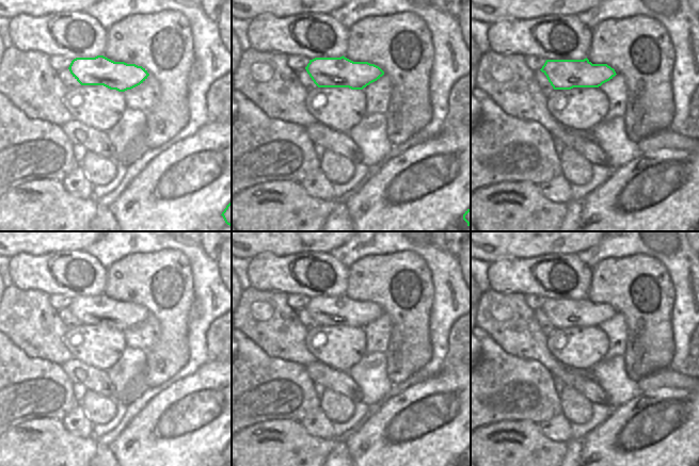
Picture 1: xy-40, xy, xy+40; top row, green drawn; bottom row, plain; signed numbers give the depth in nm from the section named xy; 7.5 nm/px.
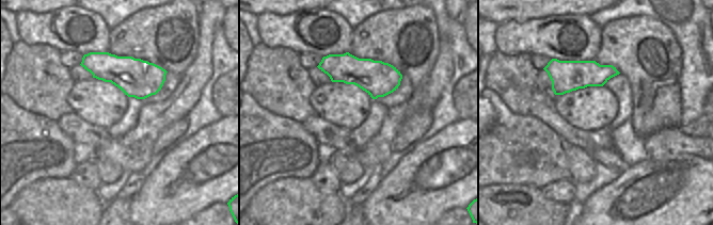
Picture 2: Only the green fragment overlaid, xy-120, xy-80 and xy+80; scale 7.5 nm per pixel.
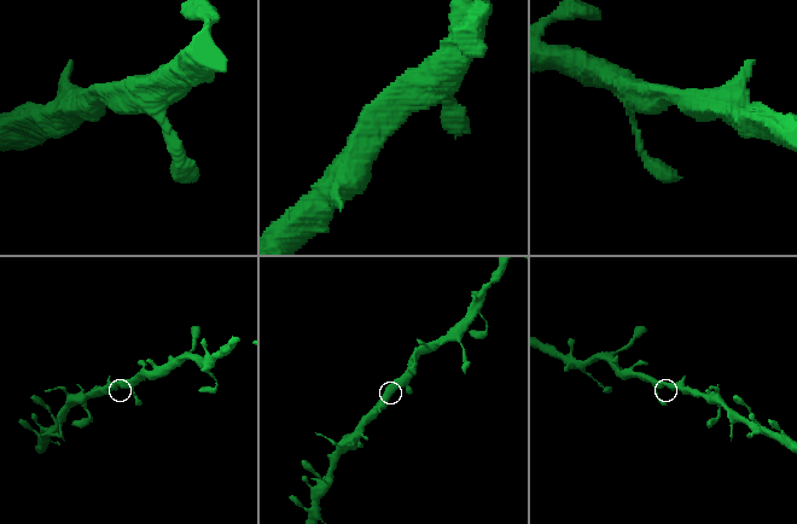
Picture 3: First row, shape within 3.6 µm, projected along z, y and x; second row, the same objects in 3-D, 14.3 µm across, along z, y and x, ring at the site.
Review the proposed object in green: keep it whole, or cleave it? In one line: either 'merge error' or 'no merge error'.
no merge error

